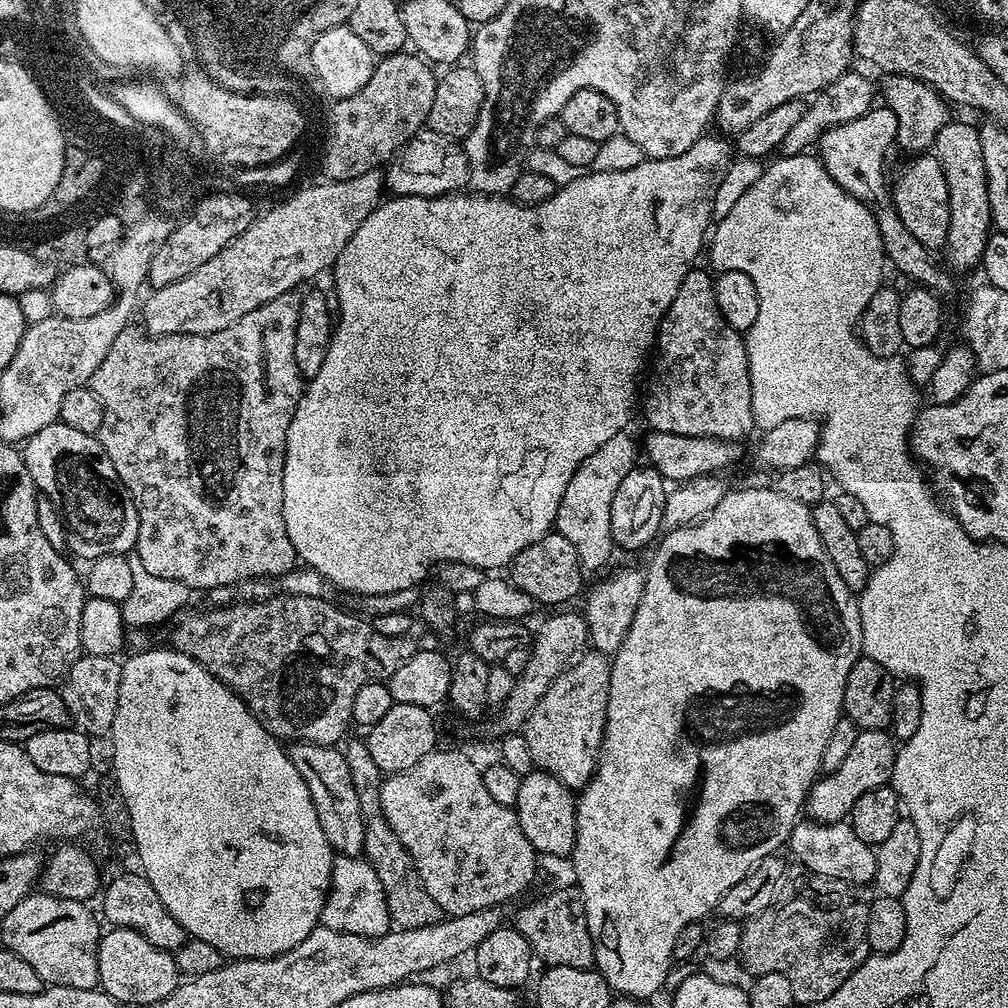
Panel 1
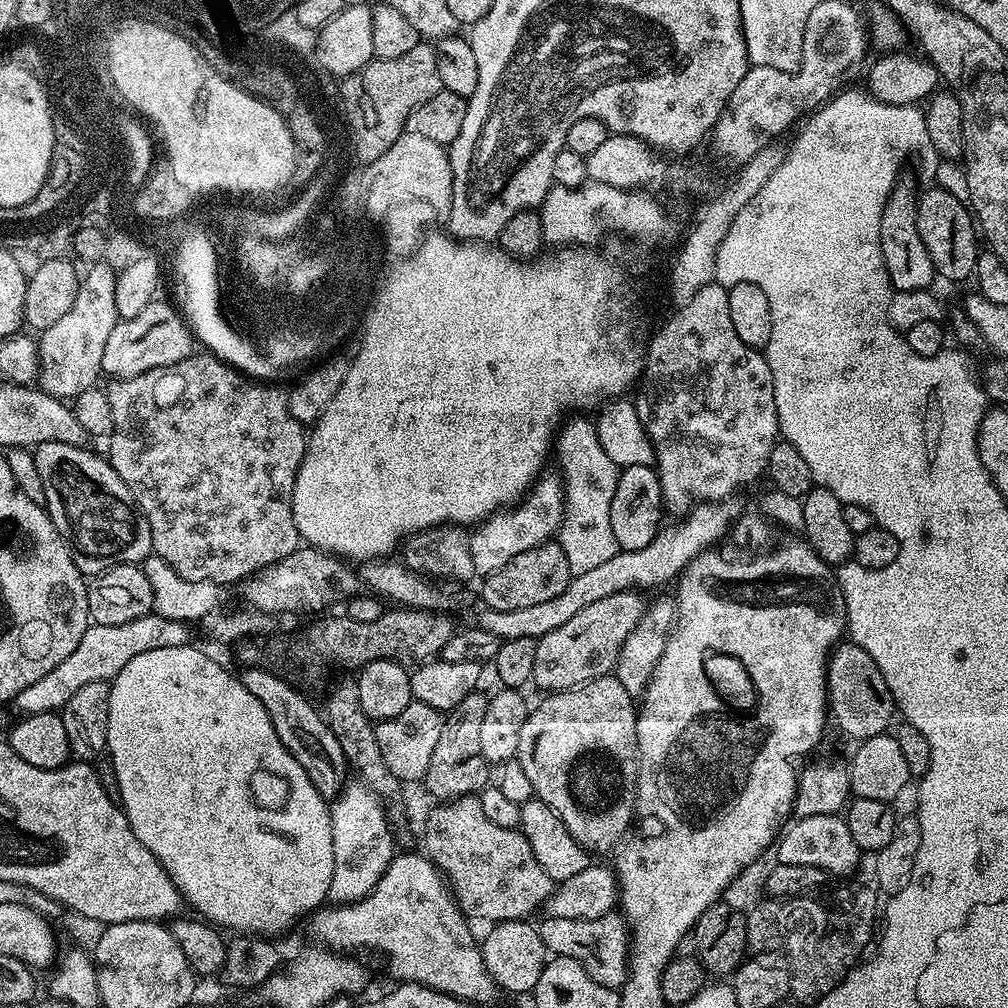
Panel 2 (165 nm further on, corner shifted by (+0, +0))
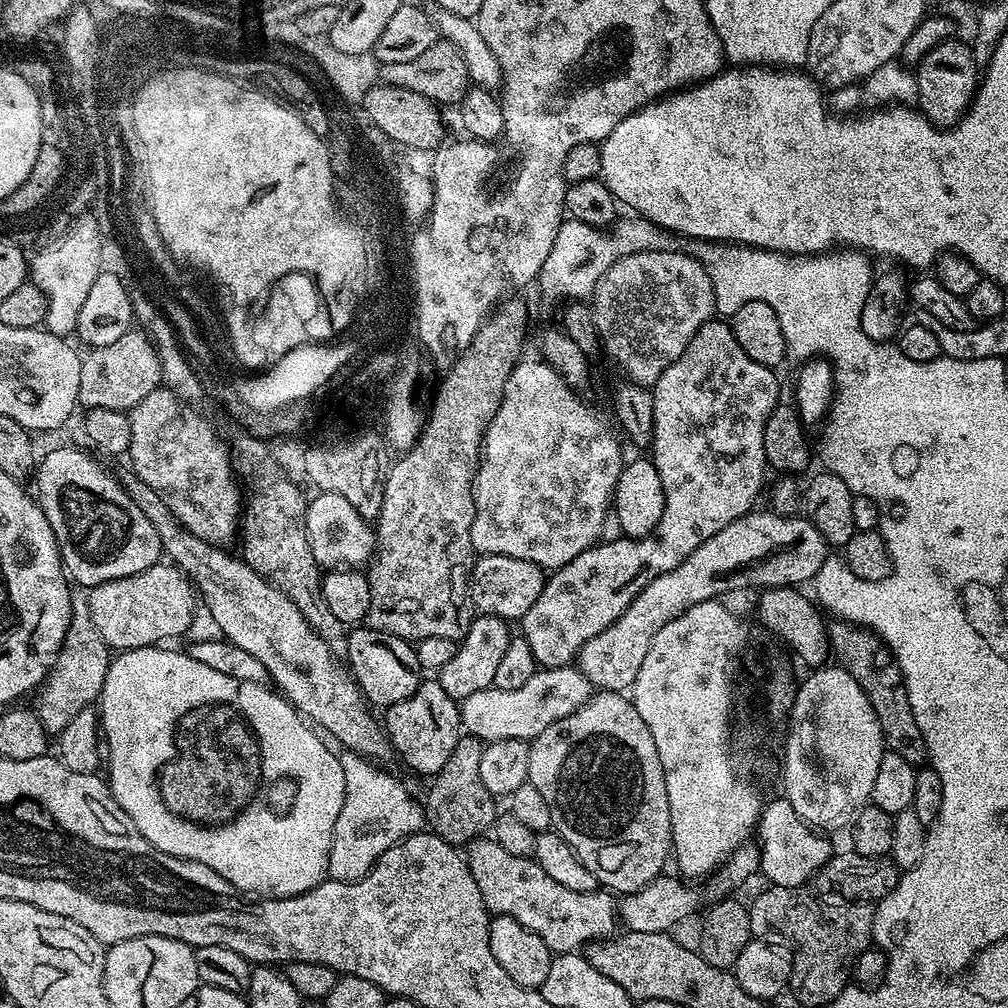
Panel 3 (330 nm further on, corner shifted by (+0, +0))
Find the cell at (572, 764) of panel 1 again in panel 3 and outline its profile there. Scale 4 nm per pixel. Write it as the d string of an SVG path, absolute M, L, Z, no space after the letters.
M597 691L588 703L581 706L574 714L546 726L542 734L535 736L528 745L530 750L530 770L528 782L546 798L550 808L551 827L559 832L560 837L572 847L578 854L578 858L594 874L594 878L605 889L616 894L627 894L642 890L651 880L656 880L665 871L664 863L669 863L673 855L672 850L672 827L670 826L670 802L666 794L666 778L662 774L662 762L658 762L658 750L654 746L654 738L650 738L650 726L642 722L642 714L638 714L635 703L627 695L619 692Z

